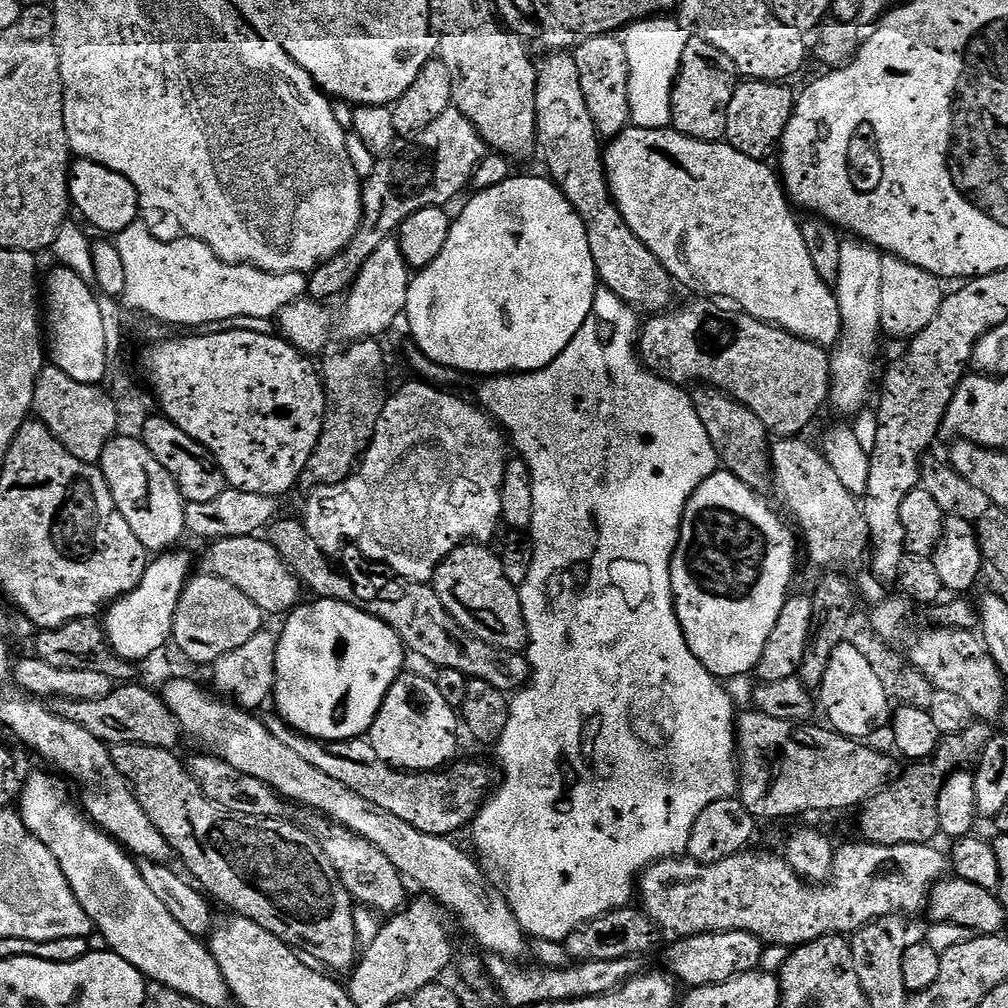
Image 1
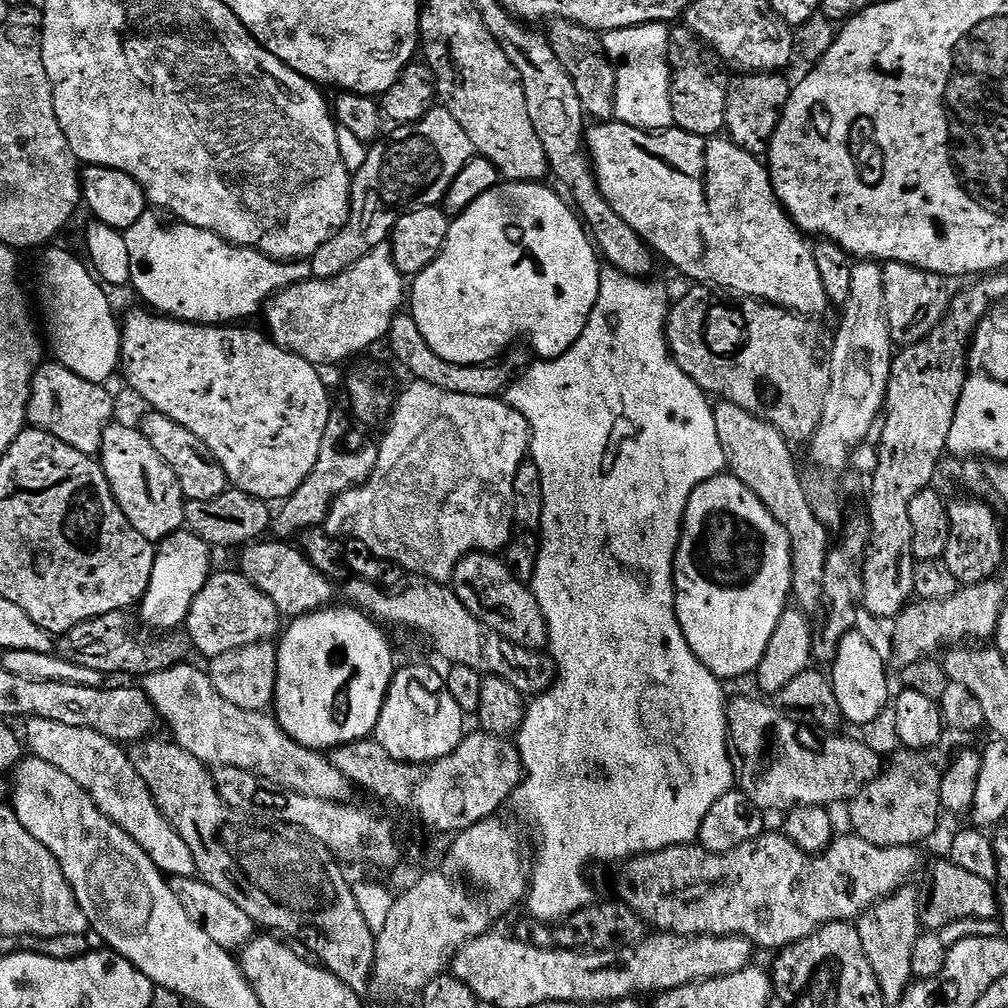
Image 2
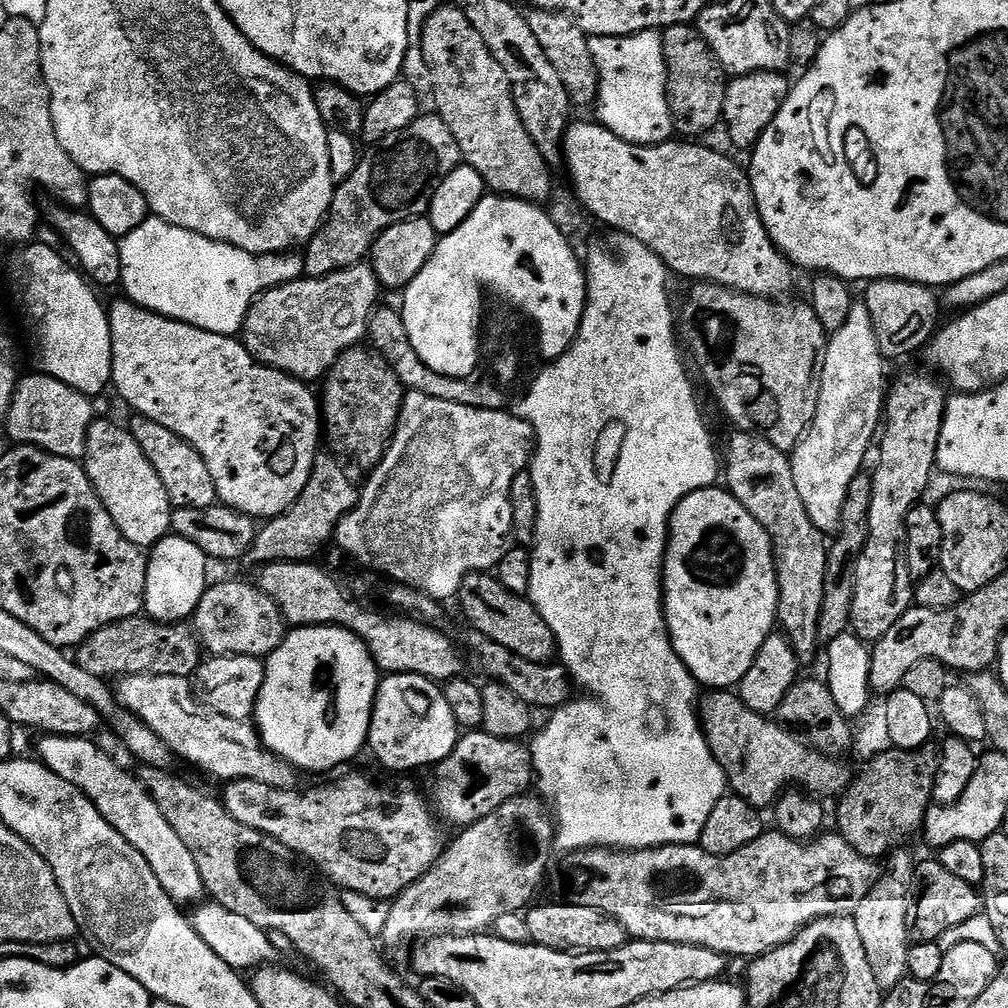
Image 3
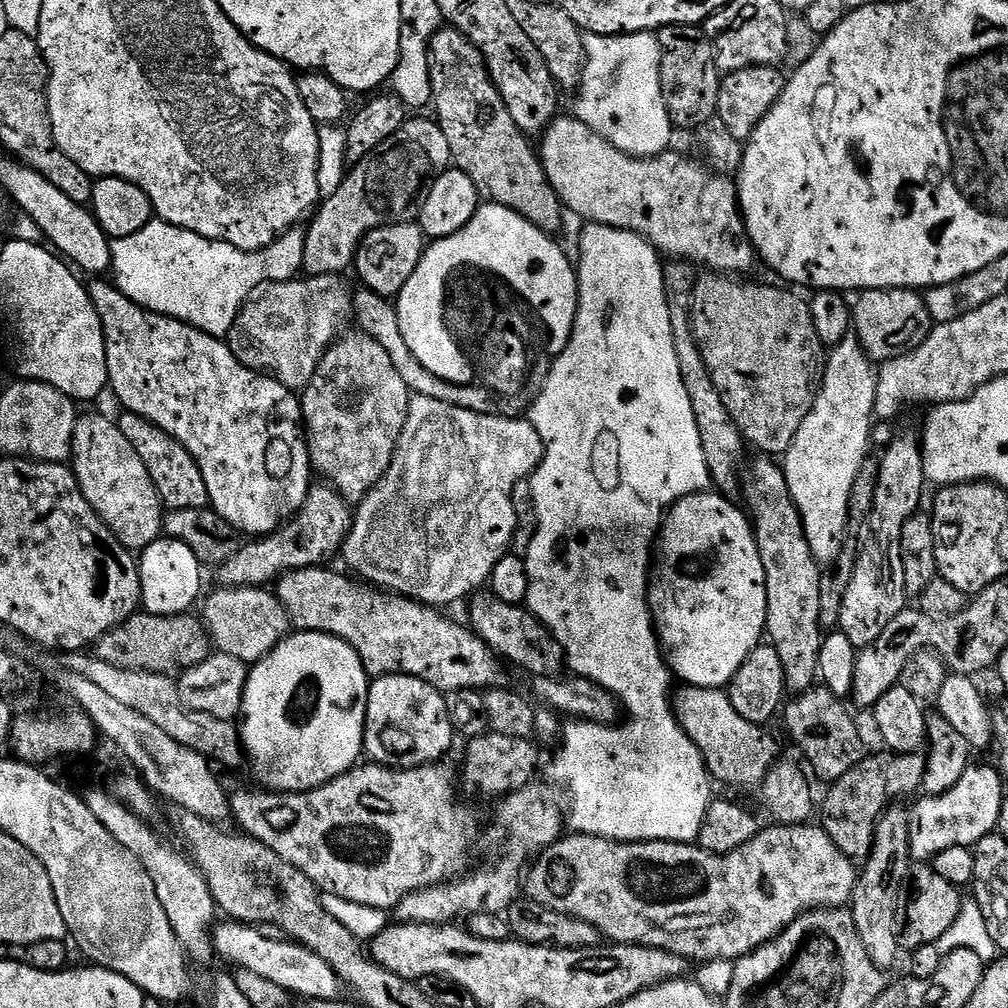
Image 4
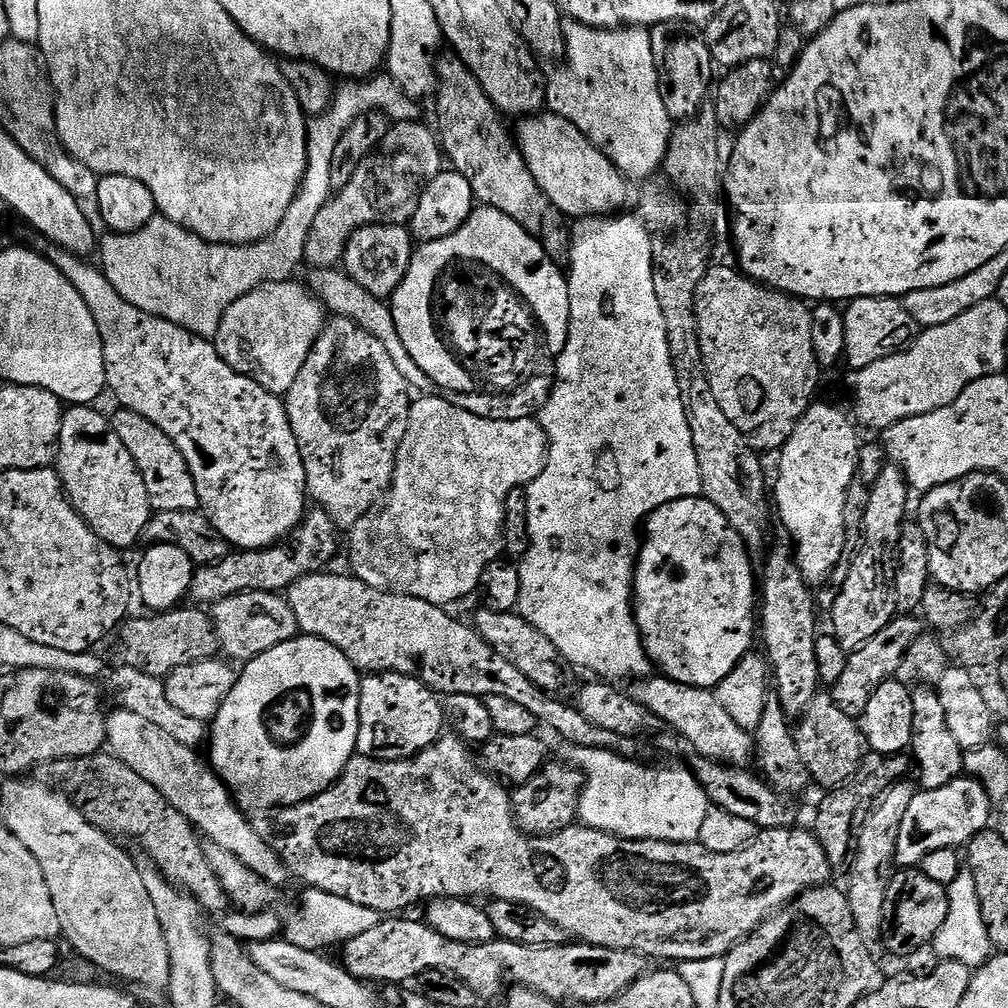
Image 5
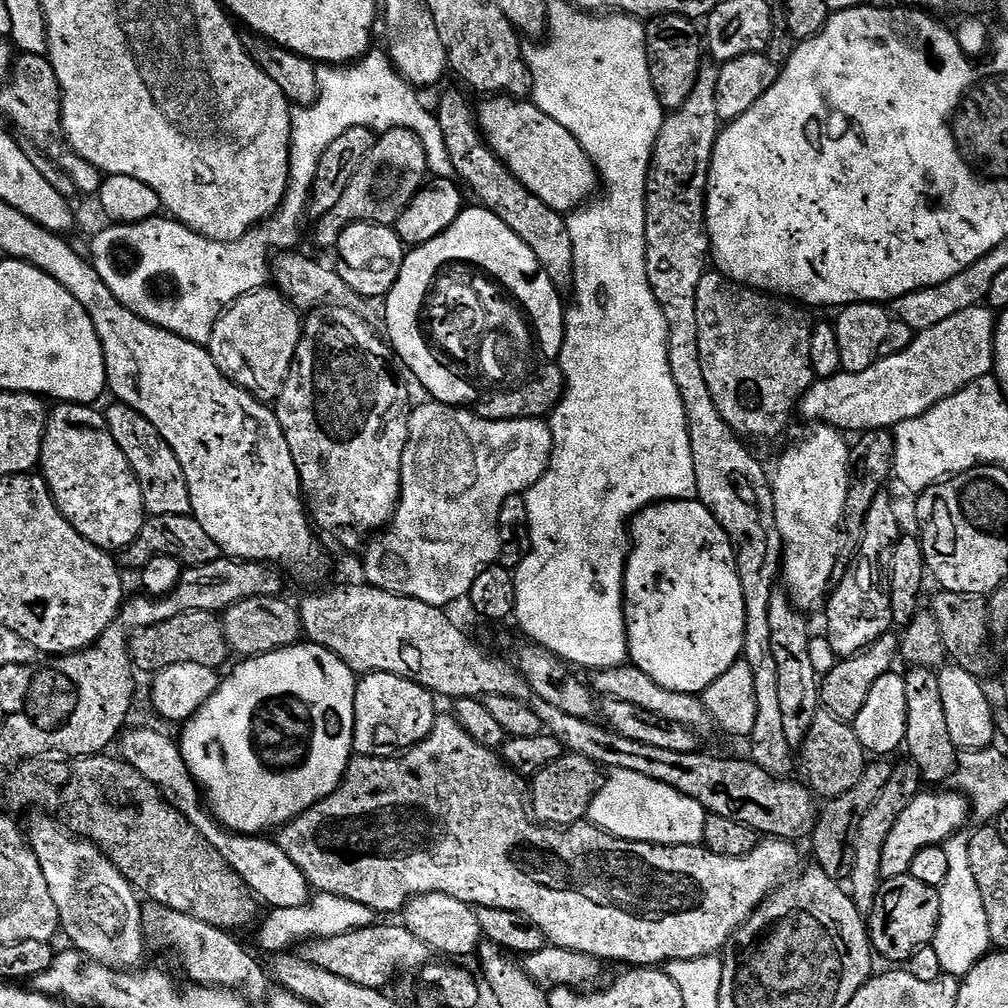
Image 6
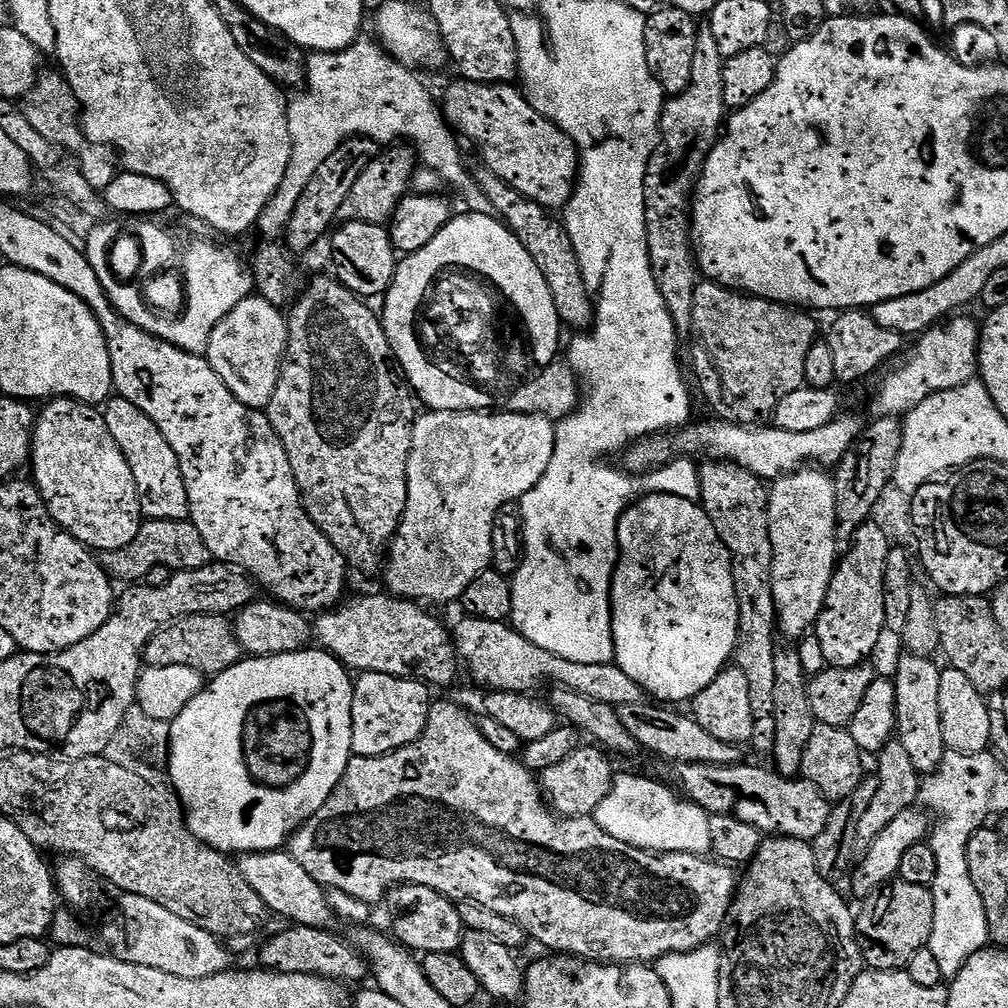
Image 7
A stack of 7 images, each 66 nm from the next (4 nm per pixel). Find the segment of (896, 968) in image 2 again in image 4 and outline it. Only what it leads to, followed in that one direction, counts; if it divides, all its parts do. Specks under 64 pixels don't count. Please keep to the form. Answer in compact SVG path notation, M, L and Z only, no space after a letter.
M893 803L888 809L886 809L883 815L880 816L880 821L876 824L876 833L874 834L874 842L872 843L872 853L869 854L867 860L864 861L862 867L858 872L858 879L856 882L856 888L852 892L852 898L850 901L850 911L854 918L854 926L858 930L858 938L862 938L862 946L866 946L866 954L870 954L870 962L874 962L874 966L878 966L882 970L889 970L896 964L896 959L902 955L902 949L900 946L900 925L902 923L902 893L904 891L905 883L908 879L908 870L913 863L912 851L910 850L910 812L907 807L903 808L903 803Z

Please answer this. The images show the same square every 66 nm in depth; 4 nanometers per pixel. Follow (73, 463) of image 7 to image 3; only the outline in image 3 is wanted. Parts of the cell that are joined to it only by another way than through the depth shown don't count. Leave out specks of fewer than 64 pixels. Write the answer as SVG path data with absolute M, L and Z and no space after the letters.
M93 419L86 434L82 463L98 498L102 498L106 510L110 510L110 518L114 518L118 530L122 530L130 542L148 550L172 532L174 509L166 494L166 486L162 486L158 470L150 466L150 458L142 454L142 446L134 442L127 427L119 428L108 420Z

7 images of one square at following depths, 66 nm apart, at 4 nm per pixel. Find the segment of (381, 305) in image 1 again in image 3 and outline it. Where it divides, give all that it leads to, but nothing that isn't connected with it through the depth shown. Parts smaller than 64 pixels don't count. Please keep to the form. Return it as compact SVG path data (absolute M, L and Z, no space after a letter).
M364 262L329 276L277 284L250 306L244 319L242 343L262 364L305 382L323 381L340 355L368 336L368 321L381 303L380 294L382 287L375 270Z

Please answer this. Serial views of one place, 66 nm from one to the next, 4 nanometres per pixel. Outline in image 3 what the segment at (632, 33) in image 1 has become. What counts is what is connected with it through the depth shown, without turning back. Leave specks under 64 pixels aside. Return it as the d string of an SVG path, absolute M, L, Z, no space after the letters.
M653 30L635 32L633 36L594 36L588 45L596 63L596 77L600 80L600 92L594 105L595 119L631 144L665 144L673 139L661 33Z

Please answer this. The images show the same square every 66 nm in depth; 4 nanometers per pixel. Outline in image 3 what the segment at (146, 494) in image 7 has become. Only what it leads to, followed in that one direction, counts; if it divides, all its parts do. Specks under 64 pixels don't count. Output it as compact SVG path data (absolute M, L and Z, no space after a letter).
M139 414L131 418L130 431L134 442L138 442L138 446L142 446L142 454L150 458L150 466L158 470L158 478L162 478L162 486L166 486L173 509L208 508L217 503L214 478L210 478L210 470L194 446L187 444L178 434L166 430L166 426L158 426L158 422L150 418Z

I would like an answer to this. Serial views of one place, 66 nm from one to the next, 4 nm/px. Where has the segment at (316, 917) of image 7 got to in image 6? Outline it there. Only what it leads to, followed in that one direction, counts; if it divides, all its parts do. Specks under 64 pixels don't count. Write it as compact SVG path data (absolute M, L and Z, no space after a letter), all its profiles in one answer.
M131 728L119 737L119 755L131 768L138 770L138 774L142 774L146 782L153 784L204 835L206 842L210 842L210 846L214 846L214 850L218 850L224 861L239 874L253 896L263 903L265 900L269 909L300 907L309 901L308 879L304 877L302 870L298 870L298 866L294 866L294 862L290 862L290 858L275 839L265 838L263 835L242 836L238 832L229 832L209 815L202 803L201 789L189 772L184 755L180 753L180 745L173 737L171 740L166 733L159 732L156 728Z

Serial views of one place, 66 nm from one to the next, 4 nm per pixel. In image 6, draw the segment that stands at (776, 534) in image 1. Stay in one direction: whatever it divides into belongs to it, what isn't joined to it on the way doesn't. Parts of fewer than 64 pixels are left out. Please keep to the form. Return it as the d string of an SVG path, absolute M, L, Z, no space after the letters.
M699 499L666 500L652 504L632 517L628 565L624 568L624 621L628 627L628 654L631 663L666 690L703 694L714 681L722 678L722 674L726 674L726 670L730 670L730 666L734 666L737 660L743 657L746 638L746 598L742 592L742 578L738 576L736 547L732 545L731 538L718 522L718 518L714 518L711 510L701 504Z

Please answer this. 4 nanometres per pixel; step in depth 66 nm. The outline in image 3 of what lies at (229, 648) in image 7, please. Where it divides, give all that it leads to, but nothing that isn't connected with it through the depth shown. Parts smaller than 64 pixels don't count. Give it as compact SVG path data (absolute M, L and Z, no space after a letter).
M141 614L102 626L102 630L78 645L74 659L82 670L105 678L119 678L125 674L191 677L202 663L202 645L200 637L187 623L161 622Z

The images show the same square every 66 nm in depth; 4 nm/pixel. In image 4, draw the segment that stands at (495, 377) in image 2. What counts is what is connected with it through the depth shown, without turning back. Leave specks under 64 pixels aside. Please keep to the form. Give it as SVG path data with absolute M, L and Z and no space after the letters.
M360 290L360 293L355 293L352 296L352 306L354 320L356 316L357 322L360 323L357 324L359 331L365 332L370 338L374 338L374 342L378 342L378 346L382 346L382 350L386 350L390 362L394 362L394 370L398 370L398 375L401 376L402 382L406 382L408 391L412 396L425 396L426 398L434 398L438 402L450 402L450 406L462 406L462 410L470 410L474 414L510 416L513 418L520 418L525 415L530 404L529 397L496 396L494 389L483 388L479 384L480 382L455 384L438 378L438 374L430 374L430 370L426 370L426 366L422 366L422 362L418 362L418 358L414 358L410 346L406 346L406 338L402 338L402 326L398 326L396 305L389 297Z

